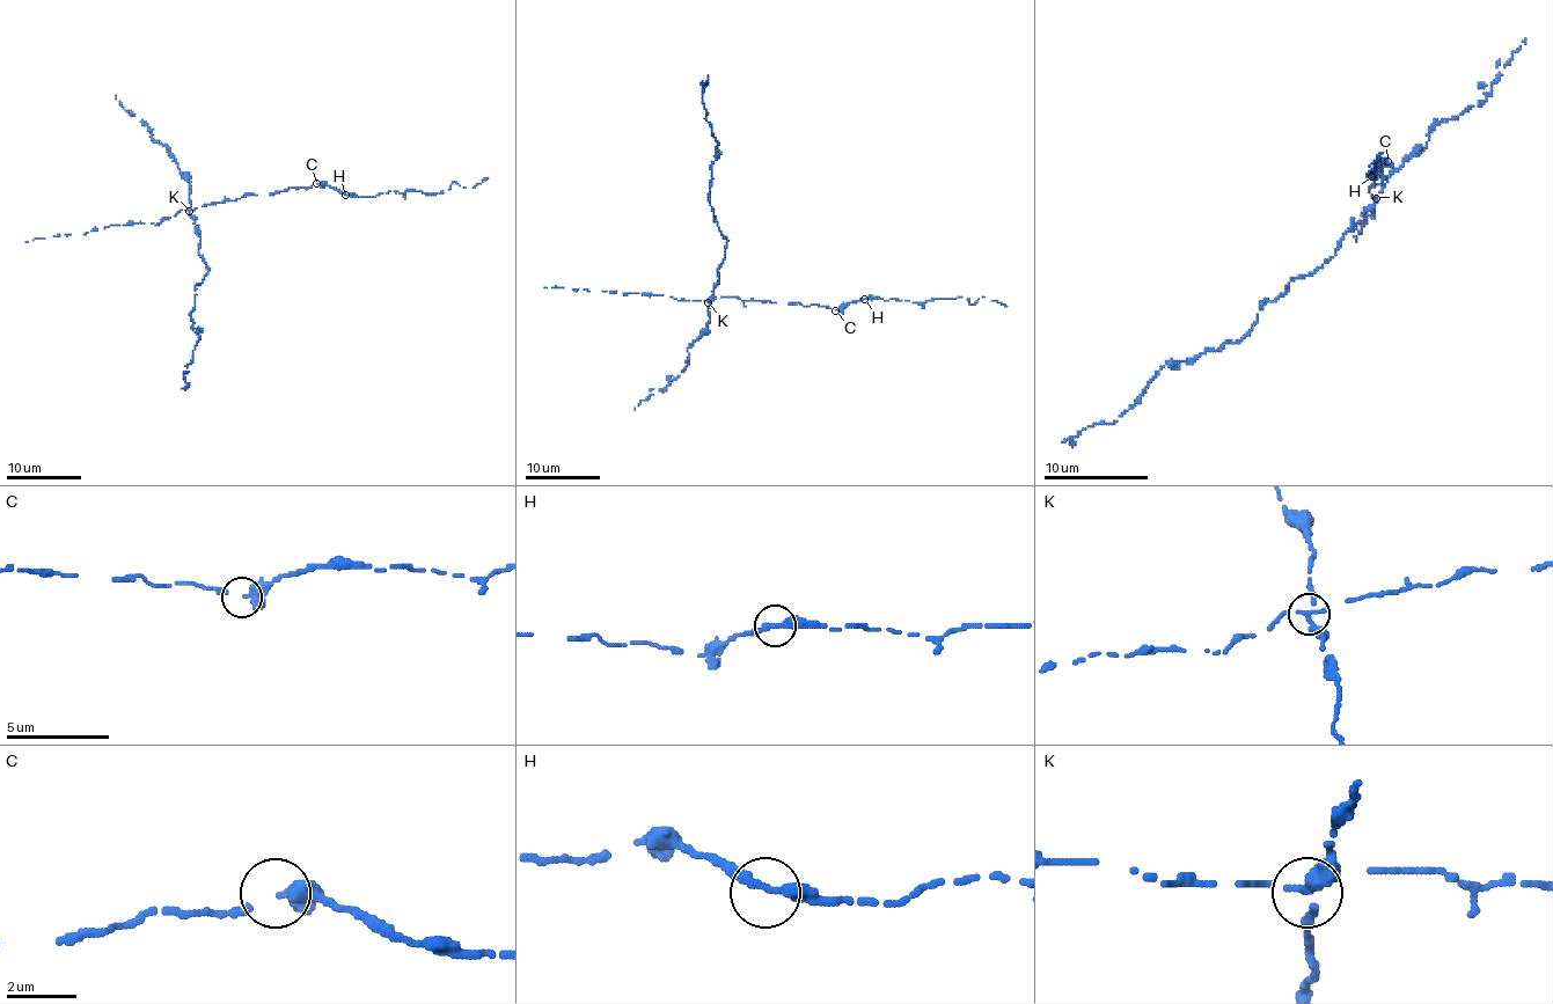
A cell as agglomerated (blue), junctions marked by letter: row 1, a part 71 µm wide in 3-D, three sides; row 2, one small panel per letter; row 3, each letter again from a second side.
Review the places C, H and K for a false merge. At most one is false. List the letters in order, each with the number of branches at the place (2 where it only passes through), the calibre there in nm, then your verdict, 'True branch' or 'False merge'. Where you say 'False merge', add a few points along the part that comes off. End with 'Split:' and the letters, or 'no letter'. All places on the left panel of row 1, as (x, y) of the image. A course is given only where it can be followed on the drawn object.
C: Branches: 3. Thickness 200 nm. True branch
H: Branches: 2. Thickness 320 nm. True branch
K: Branches: 3. Thickness 200 nm. False merge. Course of the part to remove: (189, 210), (200, 237), (198, 253), (207, 272), (195, 287), (189, 315), (198, 334), (183, 373), (189, 387)
Split: K

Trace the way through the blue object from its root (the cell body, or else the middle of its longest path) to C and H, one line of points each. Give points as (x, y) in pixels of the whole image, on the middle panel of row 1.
C: (716, 299), (738, 297), (741, 300), (819, 305), (835, 310)
H: (716, 299), (738, 297), (741, 300), (819, 305), (835, 310), (864, 299)

